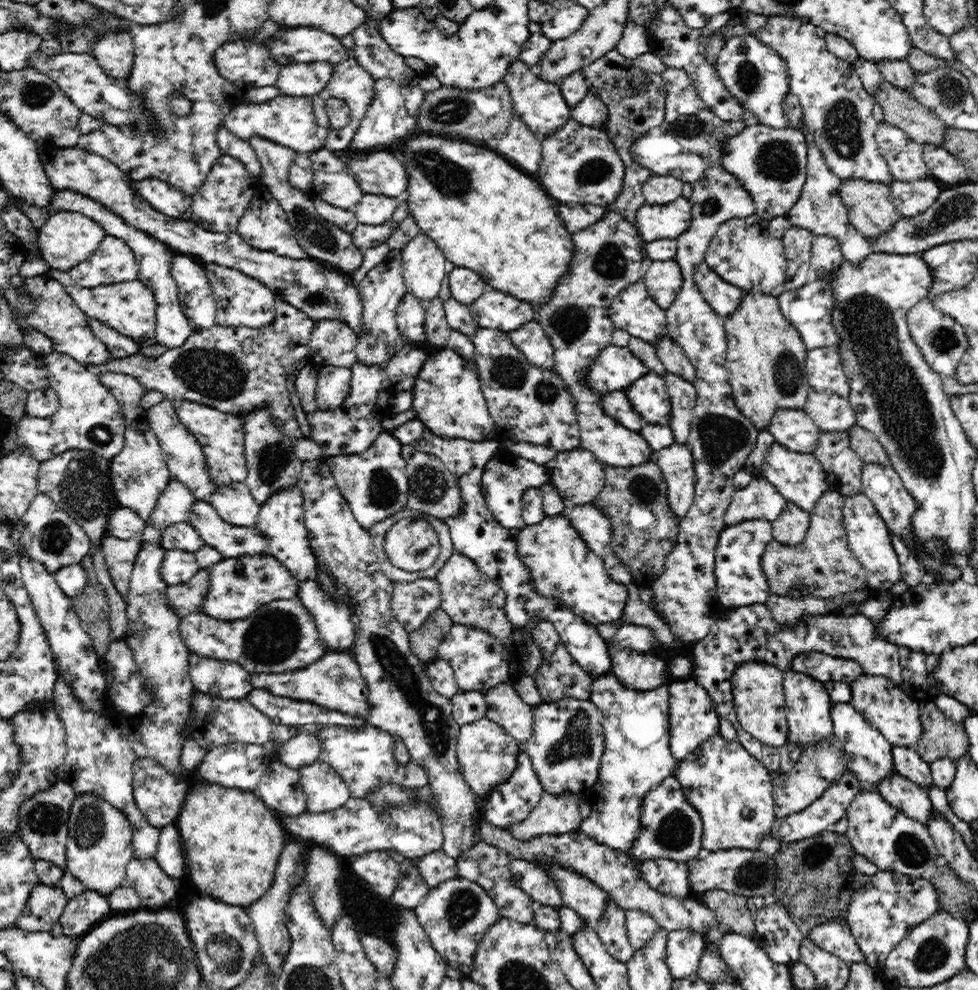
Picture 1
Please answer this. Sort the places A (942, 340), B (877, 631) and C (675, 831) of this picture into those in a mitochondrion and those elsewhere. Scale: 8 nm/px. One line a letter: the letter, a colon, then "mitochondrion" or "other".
A: mitochondrion
B: other
C: mitochondrion

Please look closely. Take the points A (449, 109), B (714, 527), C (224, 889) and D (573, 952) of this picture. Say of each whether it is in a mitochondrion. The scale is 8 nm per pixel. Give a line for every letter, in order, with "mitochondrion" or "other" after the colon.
A: mitochondrion
B: other
C: other
D: other

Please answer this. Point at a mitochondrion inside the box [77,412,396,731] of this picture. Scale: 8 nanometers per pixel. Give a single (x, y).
(272, 637)

